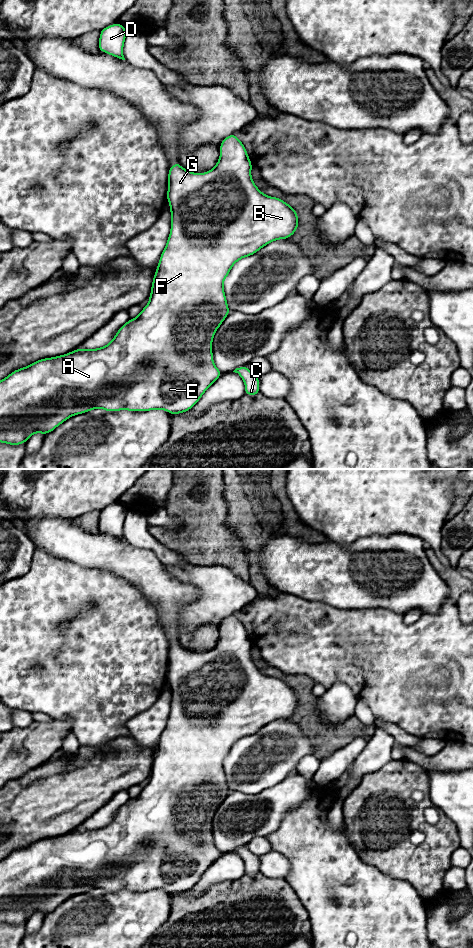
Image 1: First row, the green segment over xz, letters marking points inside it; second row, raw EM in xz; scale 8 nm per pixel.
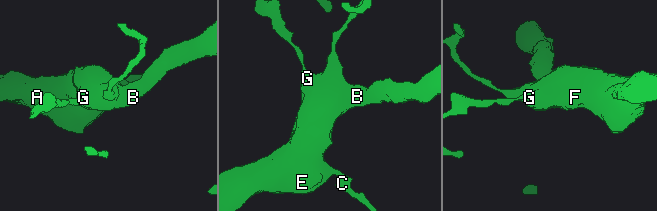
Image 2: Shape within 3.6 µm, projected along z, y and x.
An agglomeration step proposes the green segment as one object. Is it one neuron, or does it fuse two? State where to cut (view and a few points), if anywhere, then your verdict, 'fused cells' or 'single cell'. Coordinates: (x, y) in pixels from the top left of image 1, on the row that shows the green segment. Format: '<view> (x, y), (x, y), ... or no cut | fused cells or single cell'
no cut | single cell

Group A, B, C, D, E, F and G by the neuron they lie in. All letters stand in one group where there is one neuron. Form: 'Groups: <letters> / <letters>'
Groups: A B C D E F G

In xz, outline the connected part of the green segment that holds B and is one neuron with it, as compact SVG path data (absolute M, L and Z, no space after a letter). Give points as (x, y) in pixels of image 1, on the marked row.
M231 134L222 140L220 145L220 158L212 170L202 174L192 173L182 168L179 162L176 162L170 167L168 173L167 200L170 204L170 212L172 215L171 231L153 278L148 305L142 309L141 313L136 318L130 319L120 327L113 340L106 346L98 349L79 348L65 355L44 358L27 367L13 371L6 378L0 380L0 442L10 445L23 444L34 433L43 433L46 435L69 417L96 408L104 409L107 412L119 410L150 411L162 409L168 411L172 415L176 415L190 410L199 401L204 392L223 374L223 372L214 365L212 340L216 330L230 313L223 288L224 280L229 274L232 266L241 258L255 254L270 242L278 239L288 239L295 233L299 225L297 211L295 211L293 207L277 197L270 197L263 194L257 188L251 177L251 169L252 163L248 157L247 151L235 134Z

